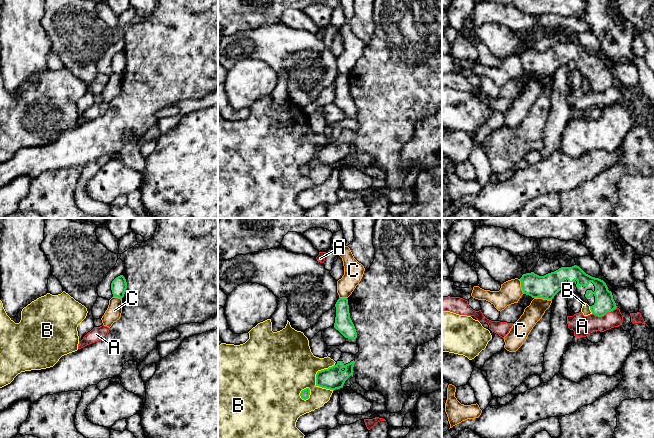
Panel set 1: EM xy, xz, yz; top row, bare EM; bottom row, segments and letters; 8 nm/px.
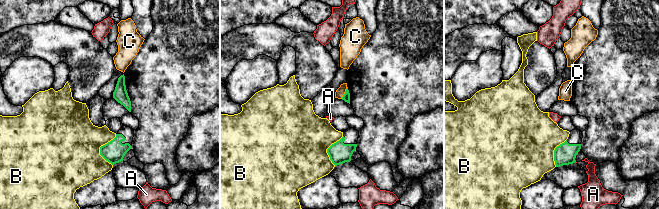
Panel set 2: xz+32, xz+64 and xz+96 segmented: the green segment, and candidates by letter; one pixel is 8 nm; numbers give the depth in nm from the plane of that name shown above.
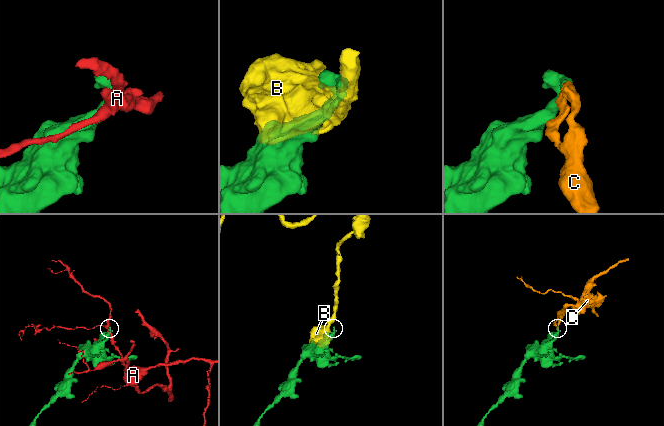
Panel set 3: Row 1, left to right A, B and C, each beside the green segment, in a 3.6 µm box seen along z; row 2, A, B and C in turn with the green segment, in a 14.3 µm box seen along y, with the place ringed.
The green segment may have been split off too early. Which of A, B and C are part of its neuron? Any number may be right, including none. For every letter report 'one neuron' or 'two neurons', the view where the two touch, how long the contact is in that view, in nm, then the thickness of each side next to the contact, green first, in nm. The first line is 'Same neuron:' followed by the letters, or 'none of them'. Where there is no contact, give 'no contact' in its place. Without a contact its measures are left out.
Same neuron: none of them
A: two neurons | yz | 200 nm | 160/160 nm
B: two neurons | xz | 240 nm | 180/440 nm
C: two neurons | yz | 150 nm | 190/150 nm

